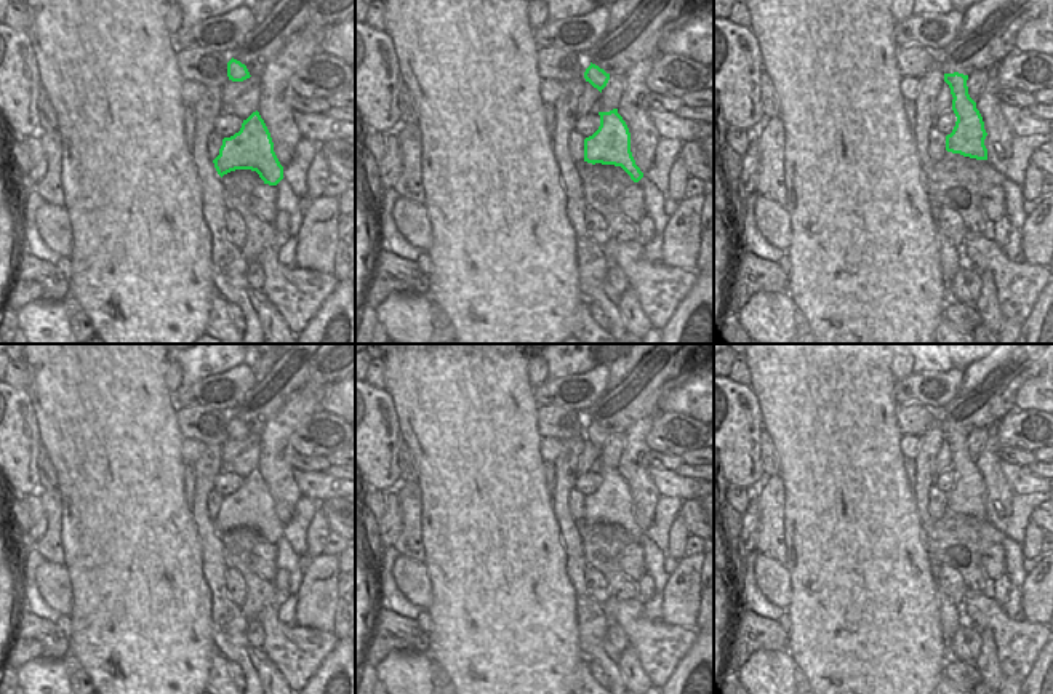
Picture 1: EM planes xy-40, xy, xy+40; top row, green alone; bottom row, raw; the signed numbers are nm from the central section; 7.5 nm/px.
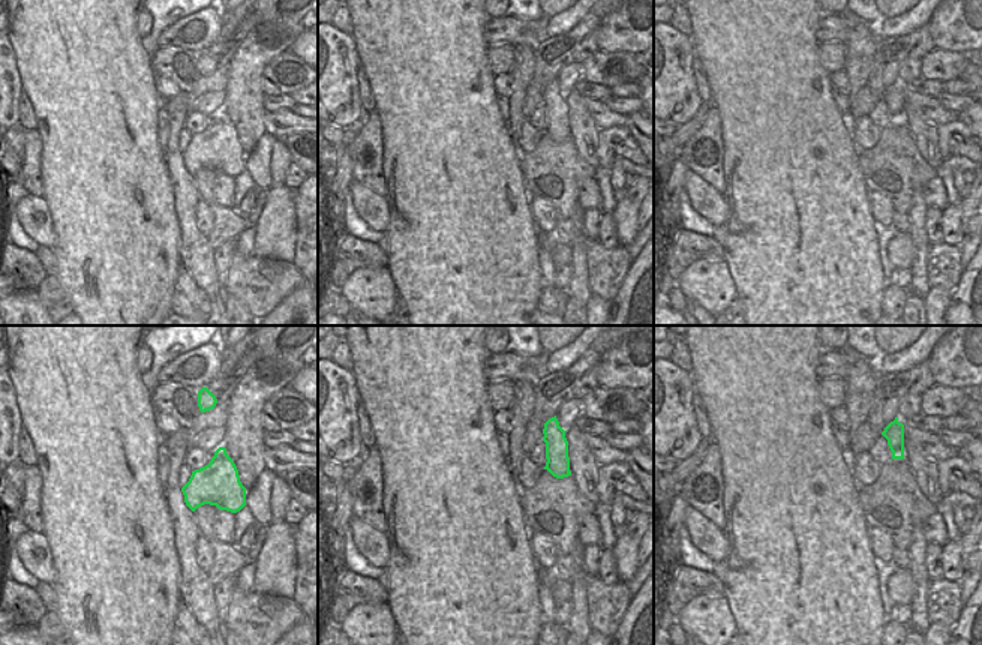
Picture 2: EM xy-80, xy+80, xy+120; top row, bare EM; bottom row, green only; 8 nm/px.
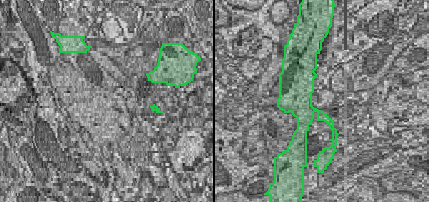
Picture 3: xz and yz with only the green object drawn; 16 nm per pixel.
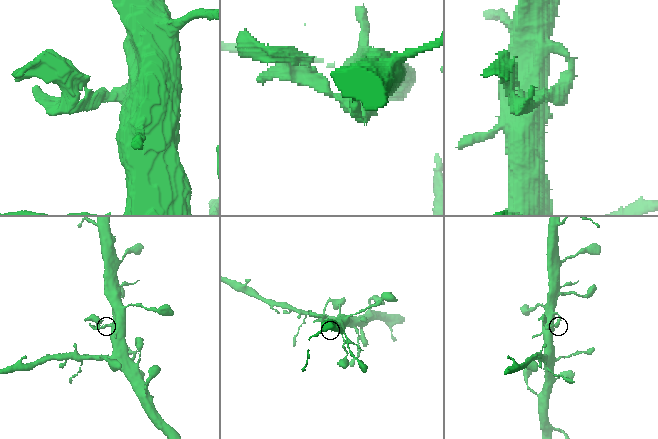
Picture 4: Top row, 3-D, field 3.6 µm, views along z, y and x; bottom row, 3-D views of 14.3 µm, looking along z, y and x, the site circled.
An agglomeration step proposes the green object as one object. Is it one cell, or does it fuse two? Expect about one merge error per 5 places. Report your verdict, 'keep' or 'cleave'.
cleave

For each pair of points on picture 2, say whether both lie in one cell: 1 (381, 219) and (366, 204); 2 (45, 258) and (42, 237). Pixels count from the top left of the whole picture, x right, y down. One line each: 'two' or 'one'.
1: one
2: two

